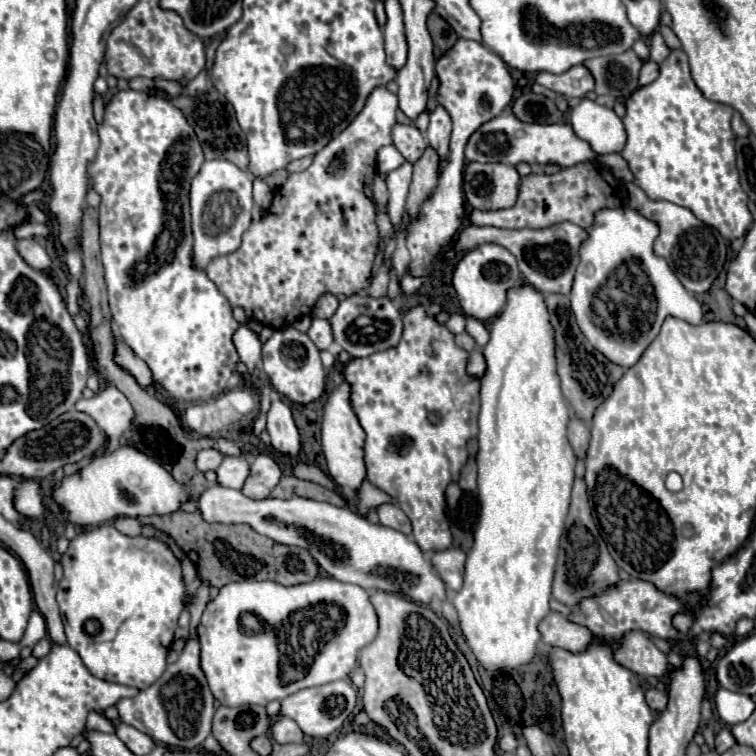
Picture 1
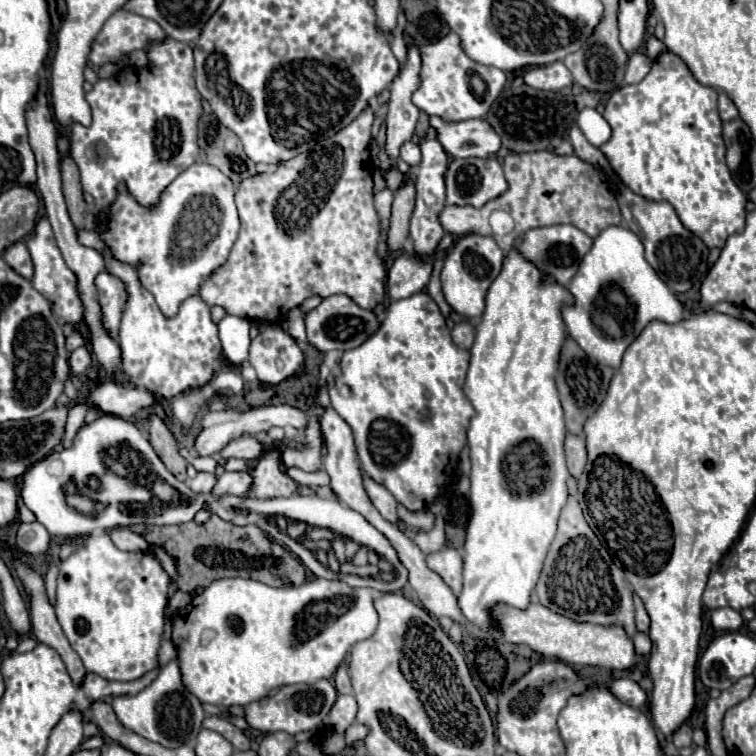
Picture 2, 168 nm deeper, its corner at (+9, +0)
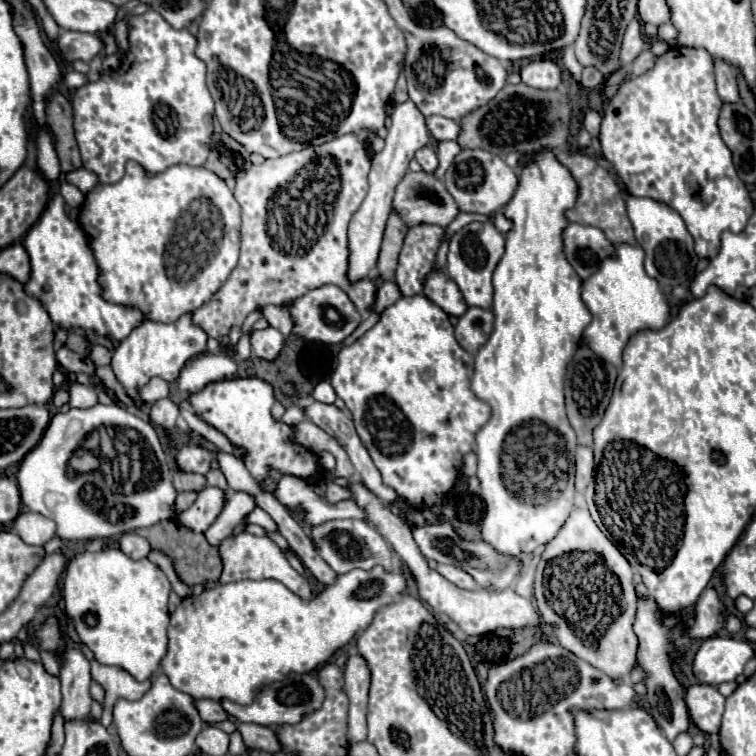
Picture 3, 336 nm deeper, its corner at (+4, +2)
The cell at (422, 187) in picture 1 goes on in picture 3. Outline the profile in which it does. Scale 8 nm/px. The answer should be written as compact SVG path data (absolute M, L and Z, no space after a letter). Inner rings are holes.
M396 210L390 212L388 224L386 224L386 232L384 232L384 242L382 242L382 250L380 250L380 258L378 258L378 272L384 280L394 278L396 266L398 266L398 256L402 250L402 242L404 236L408 232L406 222L400 218L400 214Z

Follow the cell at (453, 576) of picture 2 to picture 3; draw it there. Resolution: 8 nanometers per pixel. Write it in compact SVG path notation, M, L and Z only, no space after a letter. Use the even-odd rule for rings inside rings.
M438 564L438 568L436 568L446 580L450 580L452 584L456 584L458 588L464 588L464 590L476 590L478 588L478 584L476 584L476 580L468 574L468 572L464 572L464 570L460 570L458 566L450 566L450 564Z

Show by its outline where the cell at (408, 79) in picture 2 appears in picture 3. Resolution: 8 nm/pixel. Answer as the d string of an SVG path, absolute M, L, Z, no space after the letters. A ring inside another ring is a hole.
M406 100L402 104L394 104L394 112L392 112L390 118L392 118L392 124L388 128L386 146L384 146L384 150L380 154L376 154L372 158L372 168L370 168L370 176L368 176L368 180L370 180L368 196L362 202L360 210L352 216L350 226L348 226L348 246L350 246L350 260L348 260L350 270L348 270L348 276L352 280L364 278L376 268L384 226L386 226L388 214L392 210L394 190L396 190L398 182L406 176L408 164L414 158L414 152L430 142L424 116L422 116L422 112L416 108L416 104L412 100Z

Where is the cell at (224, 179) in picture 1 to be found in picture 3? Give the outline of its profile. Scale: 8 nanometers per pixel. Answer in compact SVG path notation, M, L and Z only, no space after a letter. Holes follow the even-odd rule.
M128 162L120 182L98 184L94 190L86 194L80 226L100 266L104 298L110 302L140 306L144 316L156 322L174 322L208 302L234 270L240 250L240 206L226 182L208 168L178 164L148 178L140 164Z

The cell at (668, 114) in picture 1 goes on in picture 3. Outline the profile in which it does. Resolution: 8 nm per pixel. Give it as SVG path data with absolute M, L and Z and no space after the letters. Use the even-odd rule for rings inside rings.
M670 48L662 54L654 68L642 76L626 80L608 102L602 126L600 146L602 154L616 168L632 196L648 196L652 200L672 206L684 220L688 232L694 236L696 252L702 258L714 258L720 252L720 236L724 230L744 230L748 218L754 214L752 198L738 178L732 164L732 152L724 144L718 128L722 102L716 94L714 62L706 50Z

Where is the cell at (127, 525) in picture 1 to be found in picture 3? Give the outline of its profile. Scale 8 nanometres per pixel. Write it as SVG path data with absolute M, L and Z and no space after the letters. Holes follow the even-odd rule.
M128 532L128 534L122 534L120 538L120 550L124 550L124 554L128 554L130 558L134 560L140 560L140 558L146 558L148 552L150 552L150 544L146 538L134 534L134 532Z

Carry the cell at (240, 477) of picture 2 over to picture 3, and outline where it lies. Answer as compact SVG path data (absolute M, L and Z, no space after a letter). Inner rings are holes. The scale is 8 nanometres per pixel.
M206 486L198 494L196 502L180 514L178 522L194 532L206 532L208 526L222 512L222 508L224 508L224 490L214 488L214 486Z

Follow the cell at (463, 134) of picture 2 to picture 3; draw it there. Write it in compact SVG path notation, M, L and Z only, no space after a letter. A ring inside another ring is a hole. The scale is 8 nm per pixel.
M428 116L426 118L426 126L430 130L430 134L434 136L434 140L458 140L462 128L460 122L444 118L444 116Z

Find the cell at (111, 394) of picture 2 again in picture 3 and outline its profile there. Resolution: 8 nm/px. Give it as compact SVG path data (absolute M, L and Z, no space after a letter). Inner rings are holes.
M152 378L146 386L138 390L138 394L144 404L154 404L162 398L168 398L168 384L162 378Z

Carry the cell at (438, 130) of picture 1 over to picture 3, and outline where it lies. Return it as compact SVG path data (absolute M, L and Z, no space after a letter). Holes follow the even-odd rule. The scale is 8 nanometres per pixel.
M416 224L408 230L396 268L396 282L404 290L402 296L422 294L426 276L434 270L442 238L444 228L432 224Z

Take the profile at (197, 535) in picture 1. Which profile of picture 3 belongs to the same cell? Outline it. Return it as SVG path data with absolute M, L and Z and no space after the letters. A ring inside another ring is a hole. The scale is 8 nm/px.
M176 520L160 522L158 526L152 526L152 528L140 528L140 530L136 530L136 534L148 538L148 542L152 544L154 550L162 550L164 554L168 554L174 560L174 568L176 568L176 572L178 572L178 576L182 578L184 584L196 586L196 584L218 582L220 580L220 574L222 574L220 548L208 544L208 540L206 540L204 534L192 532L192 530L184 528Z

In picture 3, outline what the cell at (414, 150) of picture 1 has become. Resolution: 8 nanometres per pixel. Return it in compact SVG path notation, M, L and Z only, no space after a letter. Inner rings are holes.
M428 146L420 148L414 158L418 160L418 164L422 166L424 172L434 172L436 166L438 166L438 156L436 156L436 152L434 152L432 148L428 148Z

